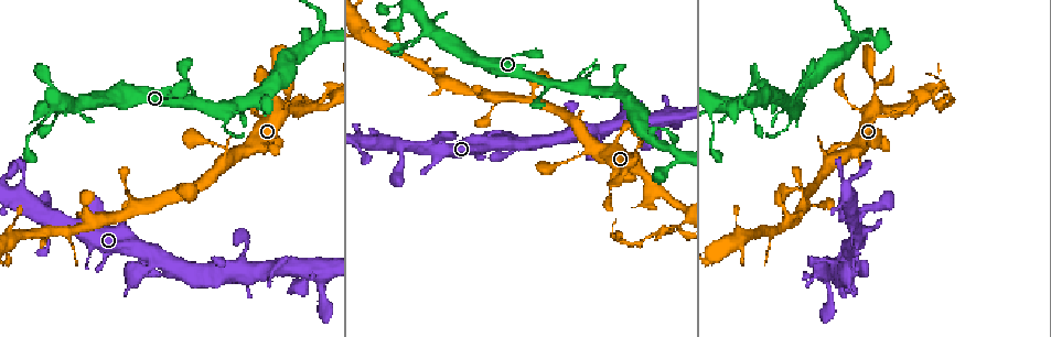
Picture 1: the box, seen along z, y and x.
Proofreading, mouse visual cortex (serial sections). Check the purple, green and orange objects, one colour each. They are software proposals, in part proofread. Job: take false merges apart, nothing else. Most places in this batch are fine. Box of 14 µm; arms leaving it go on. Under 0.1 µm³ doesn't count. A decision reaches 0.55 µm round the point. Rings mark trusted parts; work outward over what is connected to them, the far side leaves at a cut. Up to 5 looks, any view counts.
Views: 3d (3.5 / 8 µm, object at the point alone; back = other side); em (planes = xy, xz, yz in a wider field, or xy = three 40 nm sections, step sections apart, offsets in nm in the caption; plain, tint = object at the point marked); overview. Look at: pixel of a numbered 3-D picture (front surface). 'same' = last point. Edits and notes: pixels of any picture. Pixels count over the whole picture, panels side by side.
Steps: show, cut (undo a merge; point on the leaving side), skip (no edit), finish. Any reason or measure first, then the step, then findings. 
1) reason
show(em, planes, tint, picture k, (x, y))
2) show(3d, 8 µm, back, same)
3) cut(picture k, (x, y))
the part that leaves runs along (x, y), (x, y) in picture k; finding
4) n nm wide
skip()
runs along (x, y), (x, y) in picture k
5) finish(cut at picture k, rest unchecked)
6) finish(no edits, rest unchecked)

show(3d, 3.5 µm, picture 1, (244, 241))

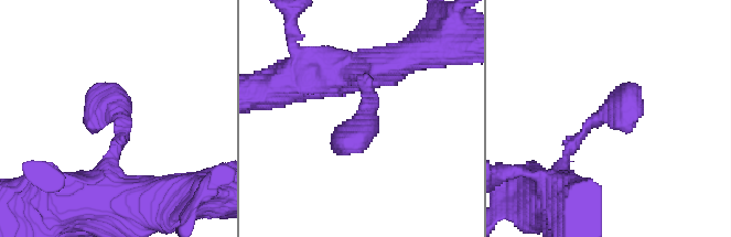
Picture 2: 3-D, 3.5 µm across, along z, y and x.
show(em, planes, tint, picture 2, (370, 99))

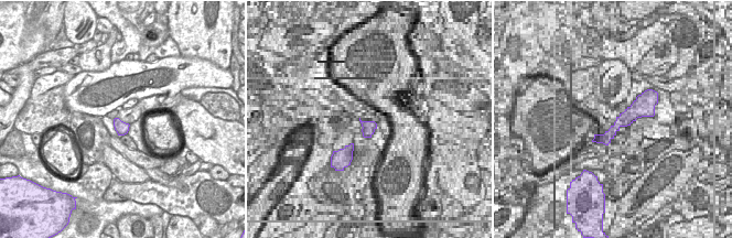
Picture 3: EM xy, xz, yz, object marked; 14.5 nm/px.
190 nm wide
skip()
runs along (558, 184), (592, 120), (640, 114) in picture 2; continuous, no second cell

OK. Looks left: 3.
narrows sharply
show(3d, 3.5 µm, picture 1, (875, 80))

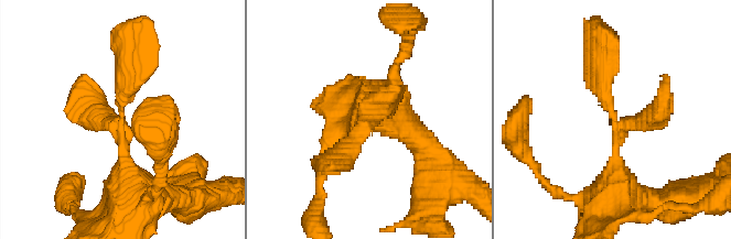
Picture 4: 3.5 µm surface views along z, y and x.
show(em, xy, step 1, tint, picture 4, (122, 121))

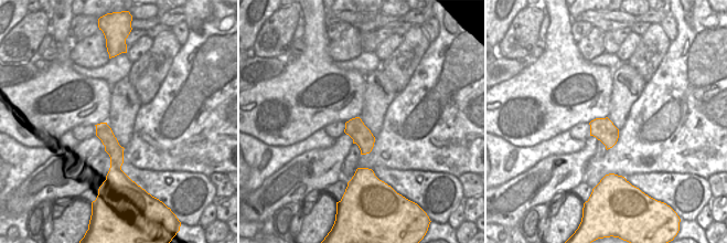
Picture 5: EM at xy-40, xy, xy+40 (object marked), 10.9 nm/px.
skip()
runs along (147, 199), (122, 162), (130, 47) in picture 4; all the same cell

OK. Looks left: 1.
finish(no edits, rest unchecked)

